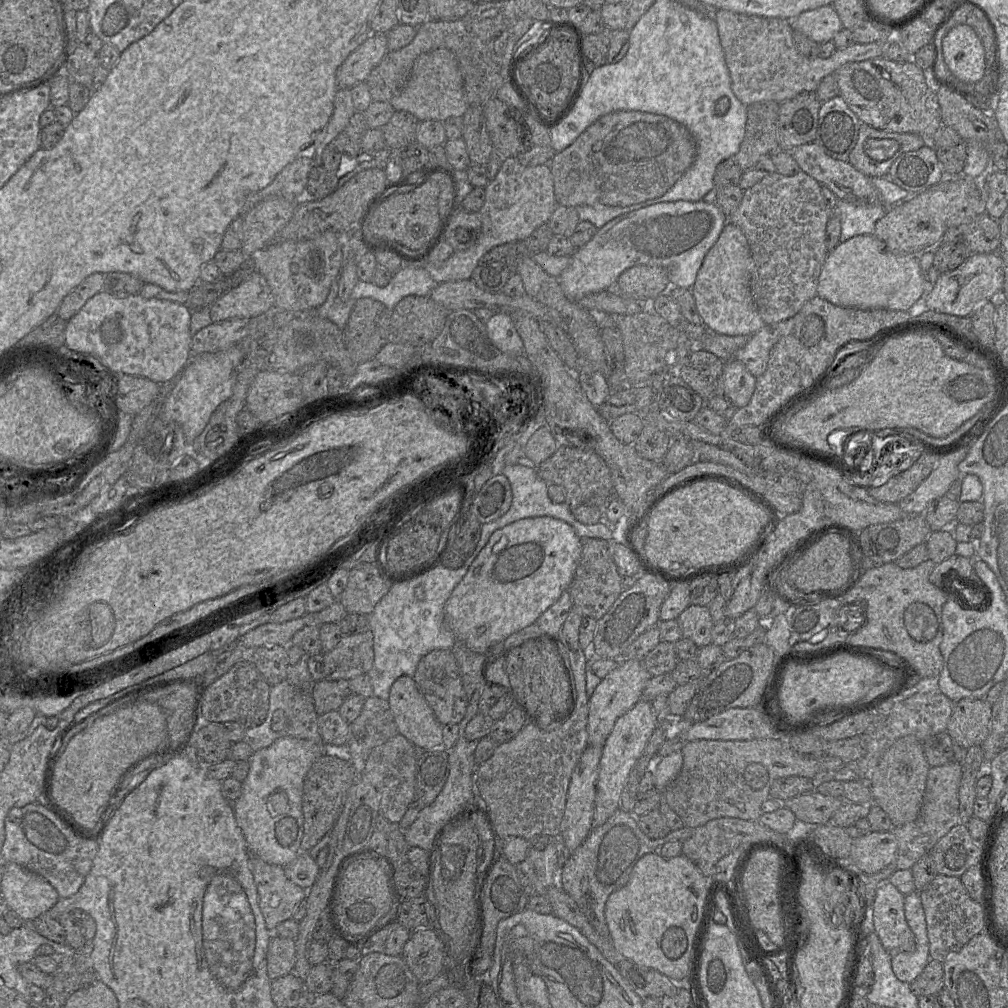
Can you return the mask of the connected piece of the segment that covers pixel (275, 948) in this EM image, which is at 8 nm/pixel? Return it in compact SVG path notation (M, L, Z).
M272 934L267 949L267 973L270 980L292 973L295 962L295 939Z

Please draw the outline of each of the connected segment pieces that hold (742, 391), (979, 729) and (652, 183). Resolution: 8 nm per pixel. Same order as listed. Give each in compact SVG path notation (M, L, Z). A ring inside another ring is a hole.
M734 358L724 362L716 395L723 396L736 408L742 408L751 400L755 390L756 377L742 362Z
M963 698L954 704L946 732L962 748L981 745L989 734L992 706L984 699Z
M616 111L600 117L570 146L555 153L549 165L558 205L626 207L663 196L691 166L695 156L695 139L681 123L664 115L641 111Z

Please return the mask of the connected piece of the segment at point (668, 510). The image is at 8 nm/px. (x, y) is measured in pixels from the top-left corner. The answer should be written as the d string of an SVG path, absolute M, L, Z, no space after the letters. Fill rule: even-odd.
M699 481L670 494L653 510L645 554L651 563L677 573L730 564L752 548L768 518L764 507L739 490L717 481Z

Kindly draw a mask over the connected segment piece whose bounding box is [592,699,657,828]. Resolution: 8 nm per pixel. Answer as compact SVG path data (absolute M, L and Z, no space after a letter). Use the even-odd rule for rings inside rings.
M641 699L628 712L619 717L606 739L599 764L592 826L603 825L619 808L619 801L630 772L642 755L657 727L651 702Z

